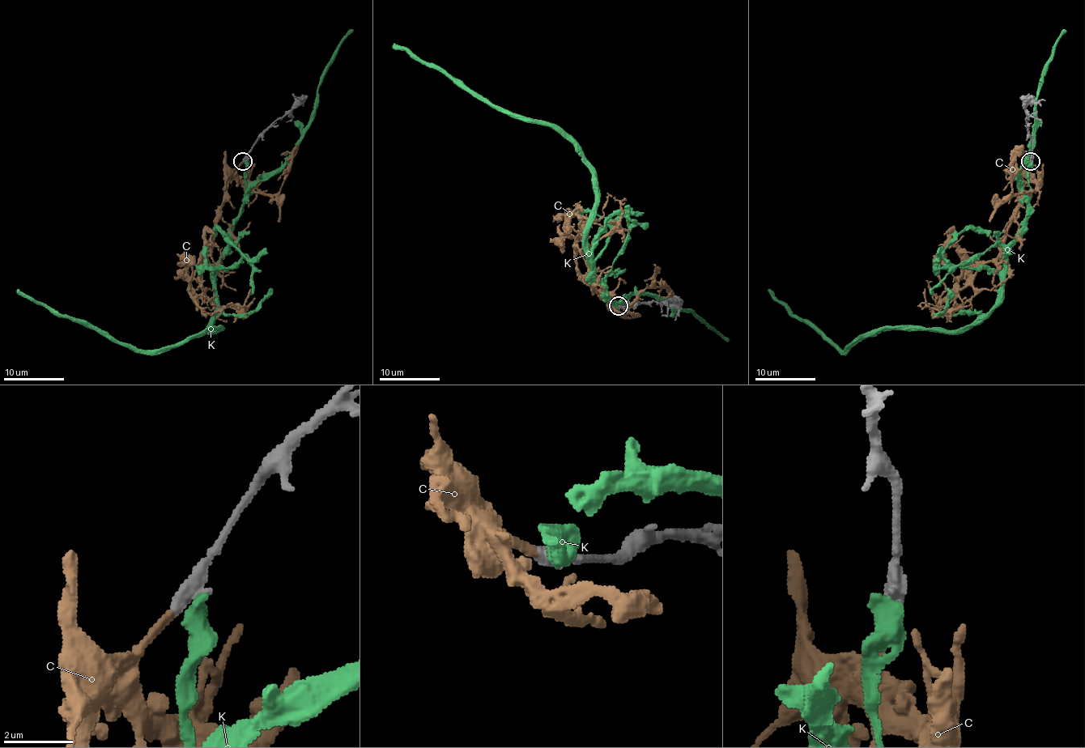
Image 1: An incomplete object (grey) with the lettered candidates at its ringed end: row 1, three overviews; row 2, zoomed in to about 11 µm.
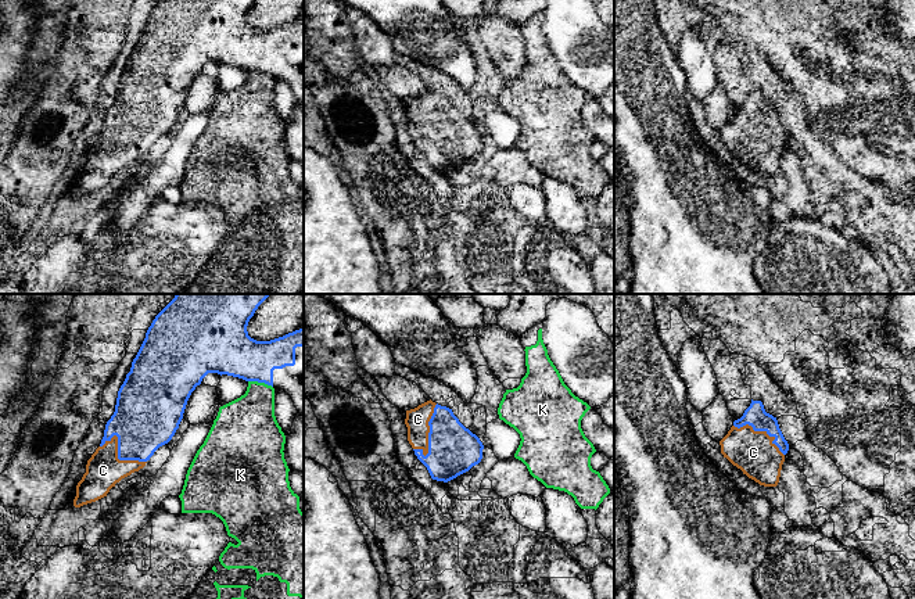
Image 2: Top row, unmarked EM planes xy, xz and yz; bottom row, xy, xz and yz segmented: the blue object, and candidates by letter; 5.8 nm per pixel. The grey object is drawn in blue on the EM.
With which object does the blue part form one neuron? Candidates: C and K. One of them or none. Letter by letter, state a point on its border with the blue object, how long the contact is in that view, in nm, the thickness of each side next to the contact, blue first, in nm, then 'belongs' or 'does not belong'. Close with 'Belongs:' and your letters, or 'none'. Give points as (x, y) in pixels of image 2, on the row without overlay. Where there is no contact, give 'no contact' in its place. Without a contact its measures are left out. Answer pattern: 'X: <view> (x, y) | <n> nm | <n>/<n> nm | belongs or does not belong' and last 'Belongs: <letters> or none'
C: xy (118, 143) | 280 nm | 360/200 nm | belongs
K: xy (261, 71) | 150 nm | 280/300 nm | does not belong
Belongs: C

